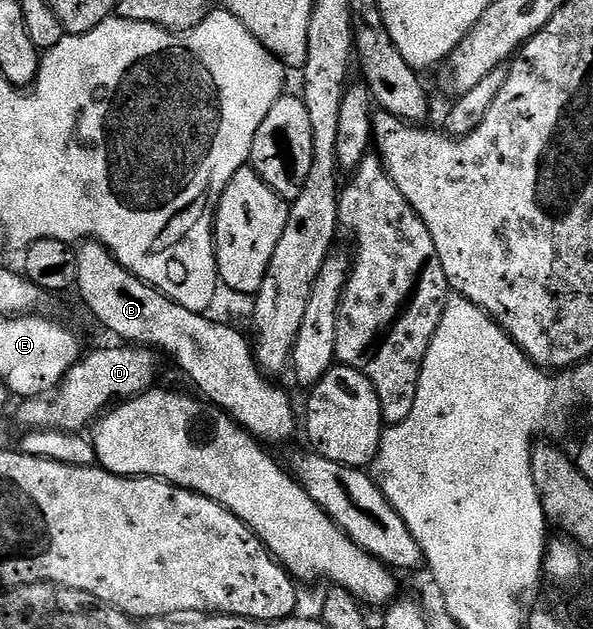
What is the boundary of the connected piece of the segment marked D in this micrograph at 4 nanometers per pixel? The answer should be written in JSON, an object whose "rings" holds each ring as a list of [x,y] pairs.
{"rings":[[[142,346],[119,347],[123,348],[99,348],[88,356],[87,353],[80,355],[54,392],[24,399],[19,408],[19,420],[24,429],[58,428],[60,432],[82,433],[86,424],[87,427],[94,425],[97,417],[116,402],[132,400],[156,387],[160,353]]]}

